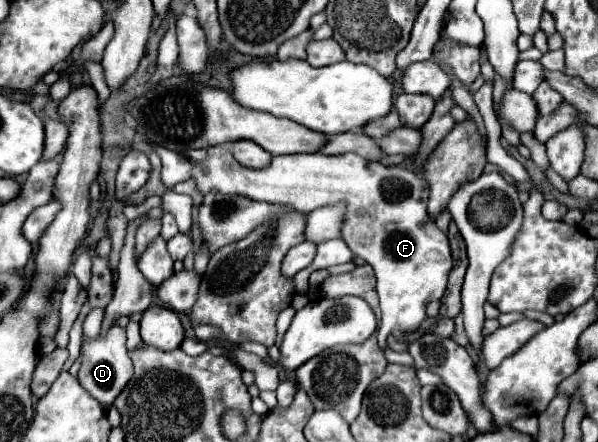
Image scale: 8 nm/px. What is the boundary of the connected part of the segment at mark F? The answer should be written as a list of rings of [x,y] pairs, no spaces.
[[[218,145],[208,149],[204,161],[198,161],[192,179],[196,185],[204,185],[204,195],[208,191],[236,193],[266,203],[290,205],[304,215],[316,207],[344,203],[346,221],[342,225],[342,239],[356,257],[372,265],[378,279],[376,291],[382,309],[378,343],[382,349],[388,345],[388,335],[402,339],[404,333],[416,331],[426,319],[426,305],[444,295],[452,269],[448,237],[426,211],[426,179],[410,169],[382,165],[380,161],[368,161],[354,153],[332,157],[322,153],[276,155],[270,167],[248,169],[232,157],[226,145]]]

